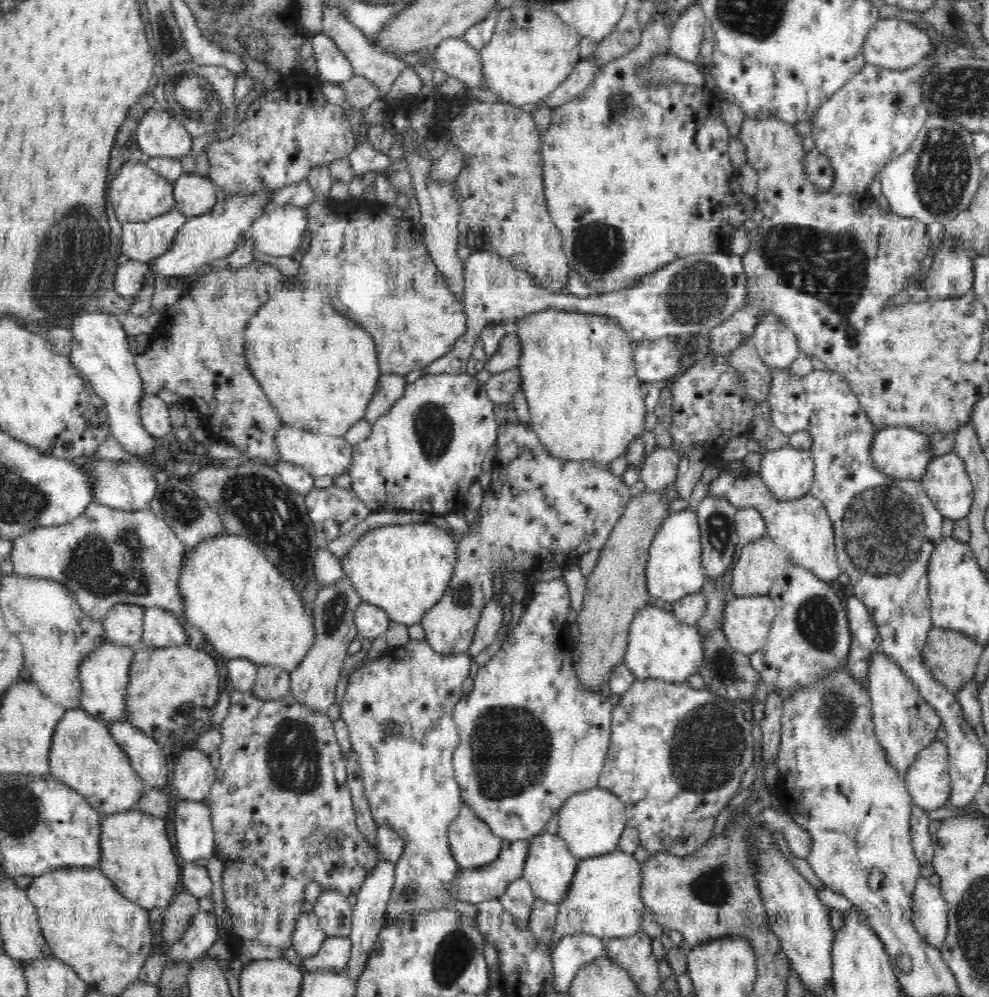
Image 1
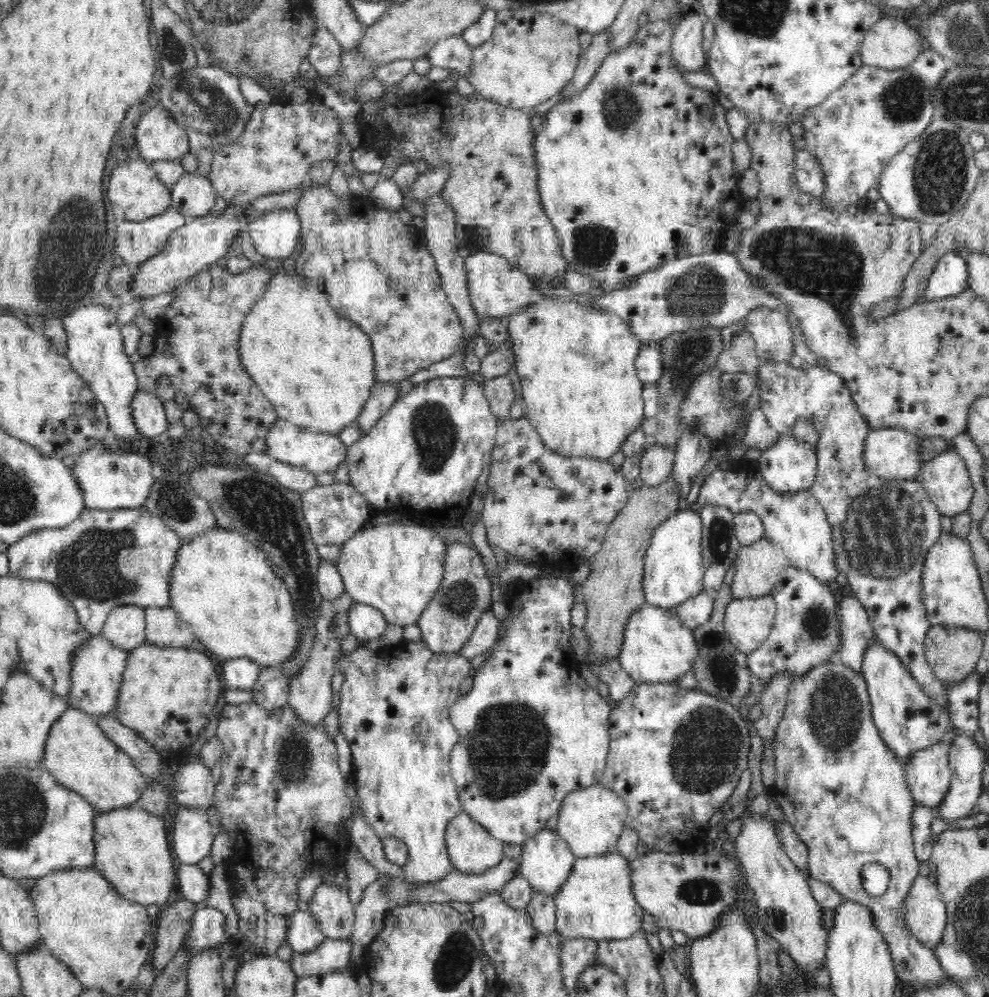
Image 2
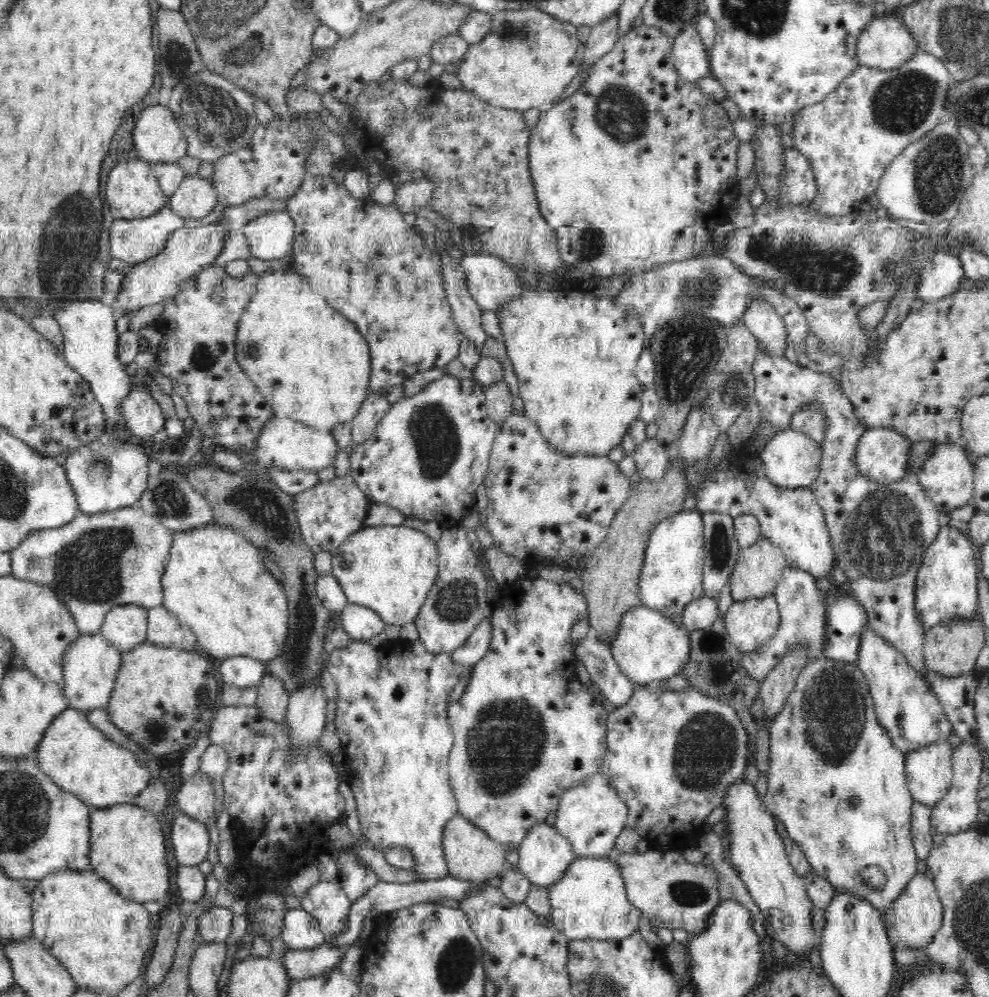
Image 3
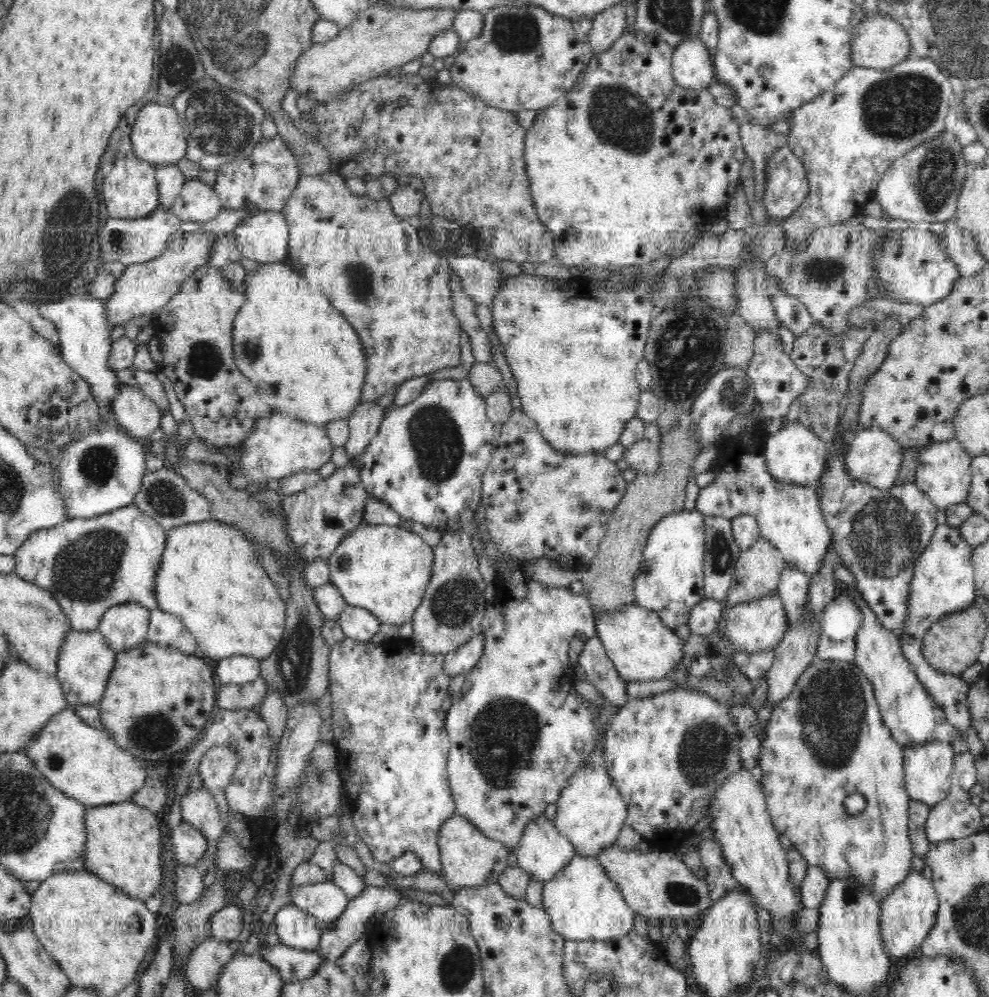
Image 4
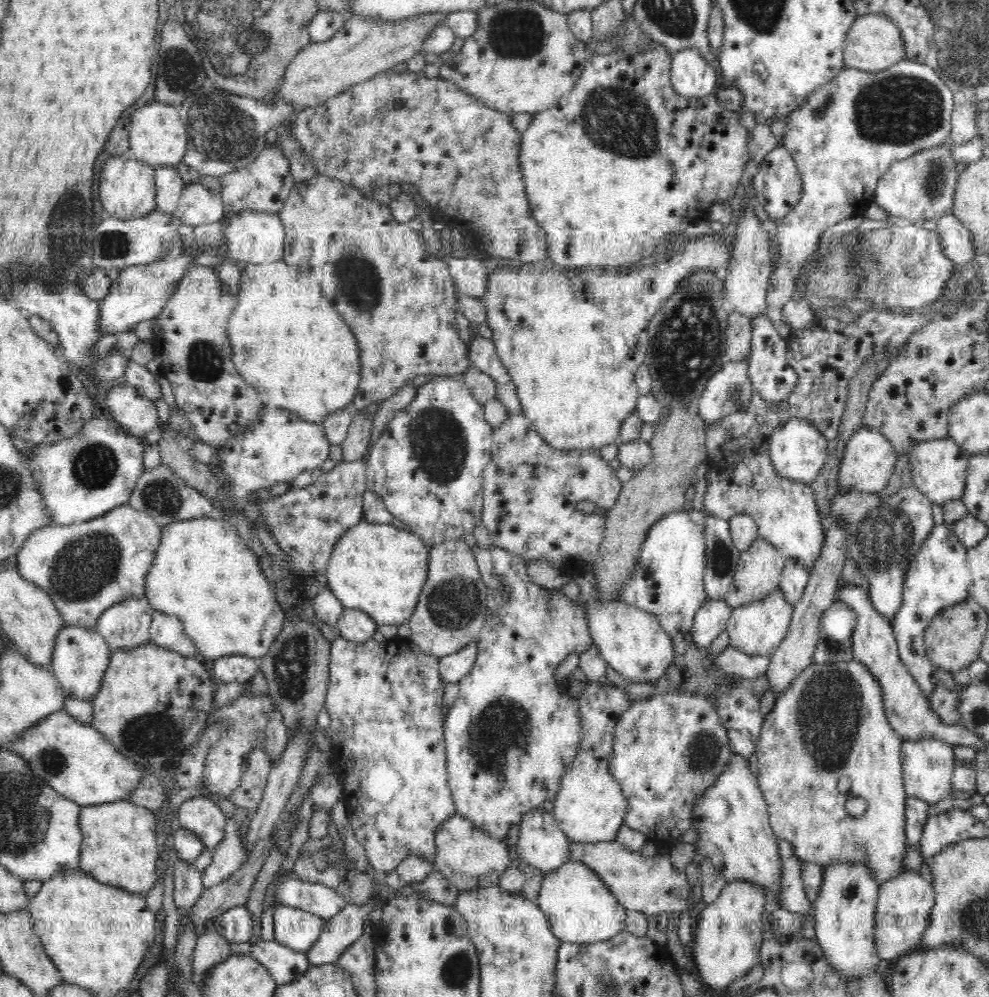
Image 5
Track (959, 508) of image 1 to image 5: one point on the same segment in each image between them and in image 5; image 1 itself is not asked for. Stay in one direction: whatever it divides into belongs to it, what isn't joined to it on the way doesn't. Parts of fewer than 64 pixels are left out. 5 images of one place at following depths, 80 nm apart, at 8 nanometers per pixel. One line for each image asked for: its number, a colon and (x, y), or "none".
2: (945, 478)
3: (947, 477)
4: (943, 474)
5: (938, 467)

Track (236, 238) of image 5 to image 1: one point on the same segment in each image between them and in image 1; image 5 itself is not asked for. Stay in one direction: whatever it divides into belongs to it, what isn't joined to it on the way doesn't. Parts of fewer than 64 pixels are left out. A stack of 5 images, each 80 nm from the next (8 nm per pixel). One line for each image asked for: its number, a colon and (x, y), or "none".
1: (278, 232)
2: (275, 234)
3: (271, 236)
4: (263, 237)

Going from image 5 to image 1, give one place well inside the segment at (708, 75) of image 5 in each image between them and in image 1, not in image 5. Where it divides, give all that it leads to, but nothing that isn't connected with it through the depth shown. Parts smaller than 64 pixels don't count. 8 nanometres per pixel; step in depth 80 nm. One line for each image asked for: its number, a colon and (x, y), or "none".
1: (686, 35)
2: (687, 50)
3: (690, 57)
4: (692, 66)

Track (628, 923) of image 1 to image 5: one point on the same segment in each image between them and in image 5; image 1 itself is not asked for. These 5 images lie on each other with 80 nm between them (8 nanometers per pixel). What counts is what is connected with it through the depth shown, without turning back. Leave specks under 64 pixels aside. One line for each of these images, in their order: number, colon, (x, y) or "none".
2: (596, 901)
3: (589, 902)
4: (582, 902)
5: (581, 910)

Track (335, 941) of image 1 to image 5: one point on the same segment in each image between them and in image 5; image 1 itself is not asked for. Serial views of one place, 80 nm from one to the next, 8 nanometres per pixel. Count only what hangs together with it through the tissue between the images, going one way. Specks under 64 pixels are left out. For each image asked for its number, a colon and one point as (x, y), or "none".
2: (333, 955)
3: (300, 964)
4: (292, 964)
5: (284, 965)

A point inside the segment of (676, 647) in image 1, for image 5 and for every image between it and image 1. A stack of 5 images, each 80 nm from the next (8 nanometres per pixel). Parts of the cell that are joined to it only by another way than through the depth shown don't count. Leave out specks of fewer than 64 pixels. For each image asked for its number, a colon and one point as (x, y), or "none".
2: (657, 647)
3: (648, 647)
4: (642, 648)
5: (631, 640)

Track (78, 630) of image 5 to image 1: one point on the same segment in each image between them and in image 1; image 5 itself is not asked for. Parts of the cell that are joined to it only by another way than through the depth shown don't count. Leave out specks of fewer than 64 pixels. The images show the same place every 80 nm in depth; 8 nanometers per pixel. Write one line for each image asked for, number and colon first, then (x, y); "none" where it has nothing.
1: (104, 675)
2: (96, 669)
3: (90, 665)
4: (84, 662)

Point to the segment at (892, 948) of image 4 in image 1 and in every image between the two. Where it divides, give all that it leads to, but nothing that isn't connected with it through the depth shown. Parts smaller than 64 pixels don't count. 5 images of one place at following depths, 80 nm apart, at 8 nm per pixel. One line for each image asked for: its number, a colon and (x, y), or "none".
1: (930, 913)
2: (925, 915)
3: (912, 921)

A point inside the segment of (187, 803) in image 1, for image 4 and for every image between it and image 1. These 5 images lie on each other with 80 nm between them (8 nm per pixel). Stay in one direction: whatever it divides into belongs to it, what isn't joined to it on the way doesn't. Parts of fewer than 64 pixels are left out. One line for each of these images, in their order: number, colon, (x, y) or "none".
2: (193, 839)
3: (190, 839)
4: (189, 845)

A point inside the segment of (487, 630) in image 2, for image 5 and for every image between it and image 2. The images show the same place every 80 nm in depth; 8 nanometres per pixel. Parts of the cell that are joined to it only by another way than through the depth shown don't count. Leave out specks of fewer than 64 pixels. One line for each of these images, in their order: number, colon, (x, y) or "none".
3: (474, 648)
4: (459, 661)
5: (455, 666)

